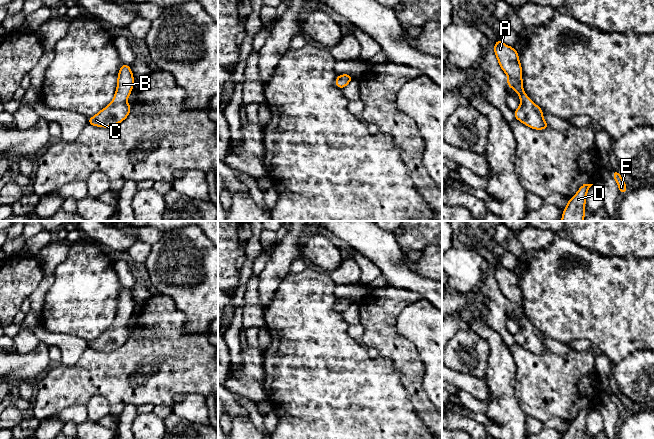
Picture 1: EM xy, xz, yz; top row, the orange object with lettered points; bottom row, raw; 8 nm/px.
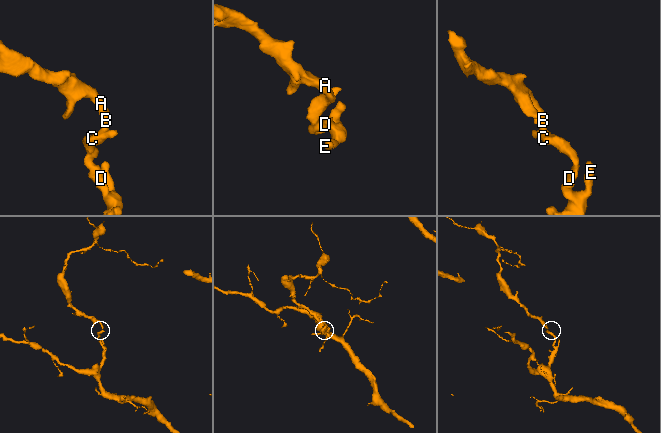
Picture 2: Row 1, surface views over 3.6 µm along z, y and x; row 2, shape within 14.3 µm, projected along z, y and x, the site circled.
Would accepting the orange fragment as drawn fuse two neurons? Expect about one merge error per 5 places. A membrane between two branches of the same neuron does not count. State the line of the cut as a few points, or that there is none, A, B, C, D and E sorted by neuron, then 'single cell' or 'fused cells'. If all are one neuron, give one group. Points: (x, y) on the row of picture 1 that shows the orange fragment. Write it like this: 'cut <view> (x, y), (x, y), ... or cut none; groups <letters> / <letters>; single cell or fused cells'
cut none; groups A B C D E; single cell

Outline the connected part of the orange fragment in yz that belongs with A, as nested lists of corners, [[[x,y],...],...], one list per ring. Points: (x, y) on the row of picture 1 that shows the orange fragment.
[[[498,39],[494,44],[494,53],[501,69],[508,76],[507,86],[515,90],[521,99],[519,108],[514,111],[516,120],[535,130],[549,128],[544,120],[542,109],[523,90],[522,67],[518,52]]]

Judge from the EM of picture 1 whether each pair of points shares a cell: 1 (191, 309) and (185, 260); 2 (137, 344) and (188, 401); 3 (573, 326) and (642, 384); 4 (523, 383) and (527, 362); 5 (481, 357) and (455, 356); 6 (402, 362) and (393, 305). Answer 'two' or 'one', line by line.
1: one
2: two
3: two
4: one
5: one
6: one

